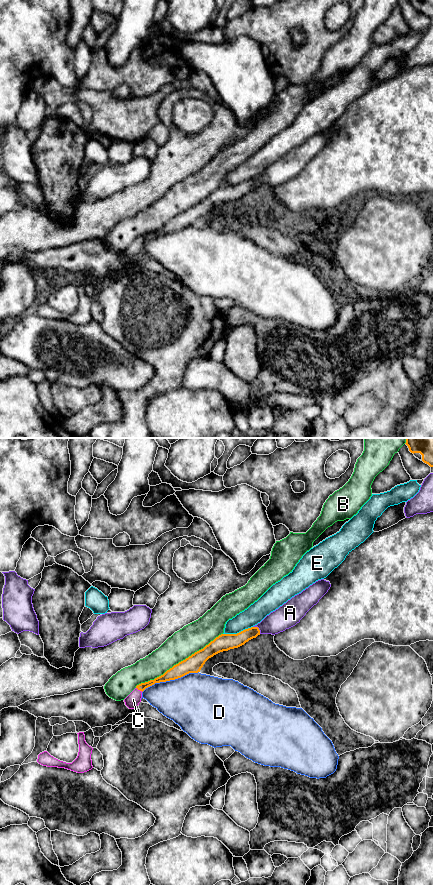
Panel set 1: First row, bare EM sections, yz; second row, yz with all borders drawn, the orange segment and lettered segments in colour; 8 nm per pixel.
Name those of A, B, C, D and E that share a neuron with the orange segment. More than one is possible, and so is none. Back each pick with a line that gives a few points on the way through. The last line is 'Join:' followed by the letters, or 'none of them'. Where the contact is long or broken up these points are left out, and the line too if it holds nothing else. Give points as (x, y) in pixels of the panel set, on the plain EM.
C: runs through yz (167, 228), (146, 236), (139, 241), (133, 251)
Join: C

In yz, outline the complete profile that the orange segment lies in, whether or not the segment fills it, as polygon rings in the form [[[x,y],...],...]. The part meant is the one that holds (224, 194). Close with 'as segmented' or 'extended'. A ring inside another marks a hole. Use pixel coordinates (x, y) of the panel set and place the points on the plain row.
[[[258,179],[245,181],[237,186],[219,187],[203,201],[195,204],[185,212],[174,217],[163,227],[155,230],[154,232],[137,237],[136,240],[124,251],[125,257],[129,261],[136,260],[141,254],[142,244],[146,240],[154,237],[155,235],[181,230],[189,225],[198,225],[209,210],[220,204],[238,200],[249,192],[256,190],[258,187],[260,187]]]; extended

